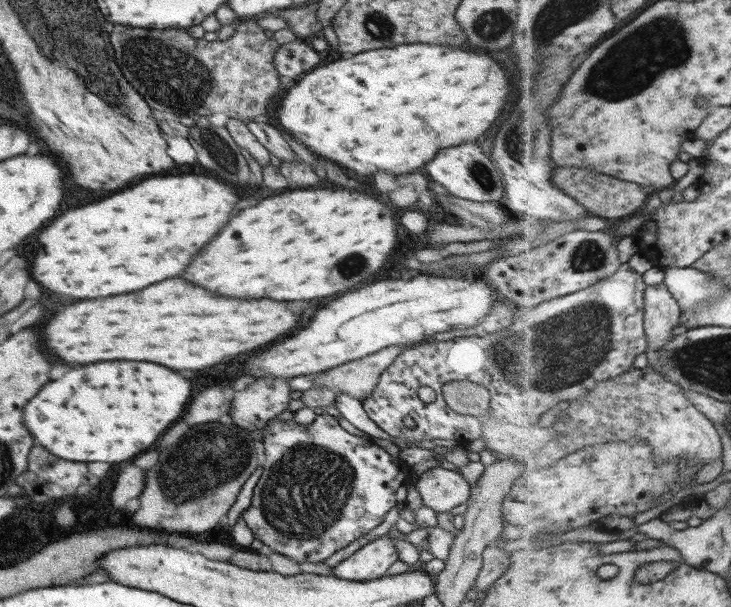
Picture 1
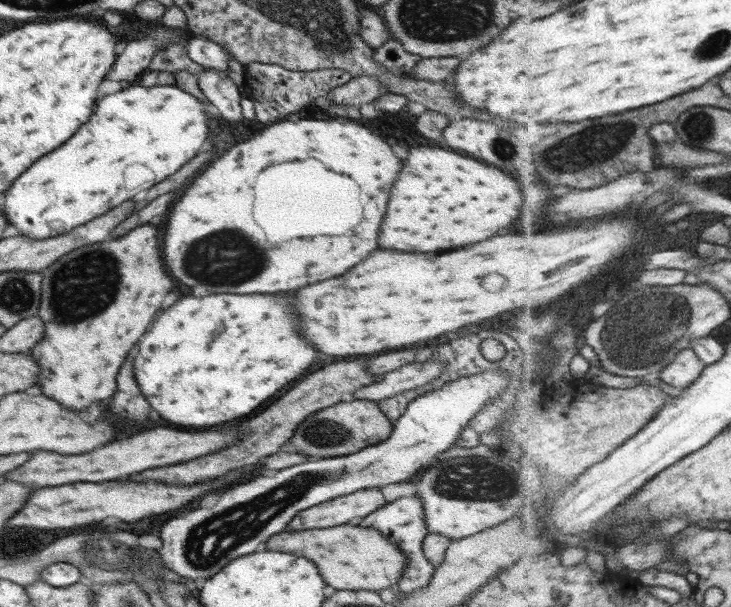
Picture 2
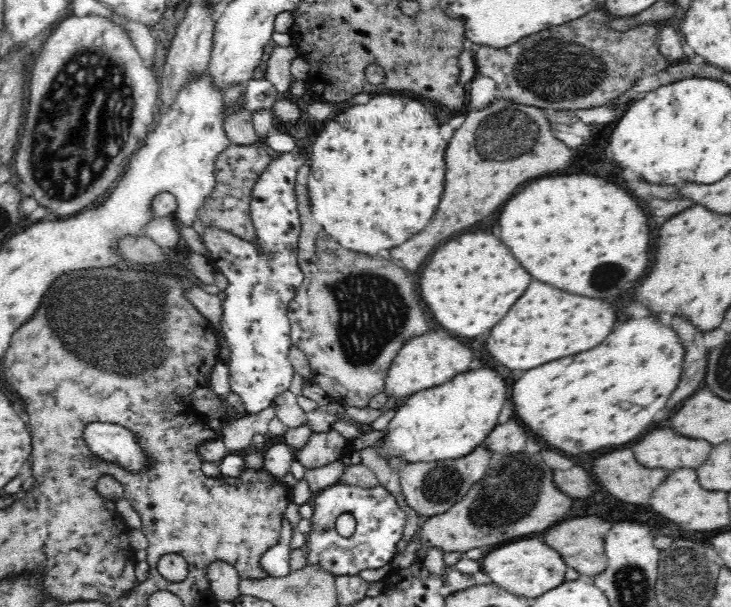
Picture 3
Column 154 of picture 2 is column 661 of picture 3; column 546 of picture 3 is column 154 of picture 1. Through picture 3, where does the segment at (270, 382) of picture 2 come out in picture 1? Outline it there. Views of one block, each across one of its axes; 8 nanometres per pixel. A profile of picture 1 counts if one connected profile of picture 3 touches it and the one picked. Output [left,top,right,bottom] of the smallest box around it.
[24,360,190,462]

